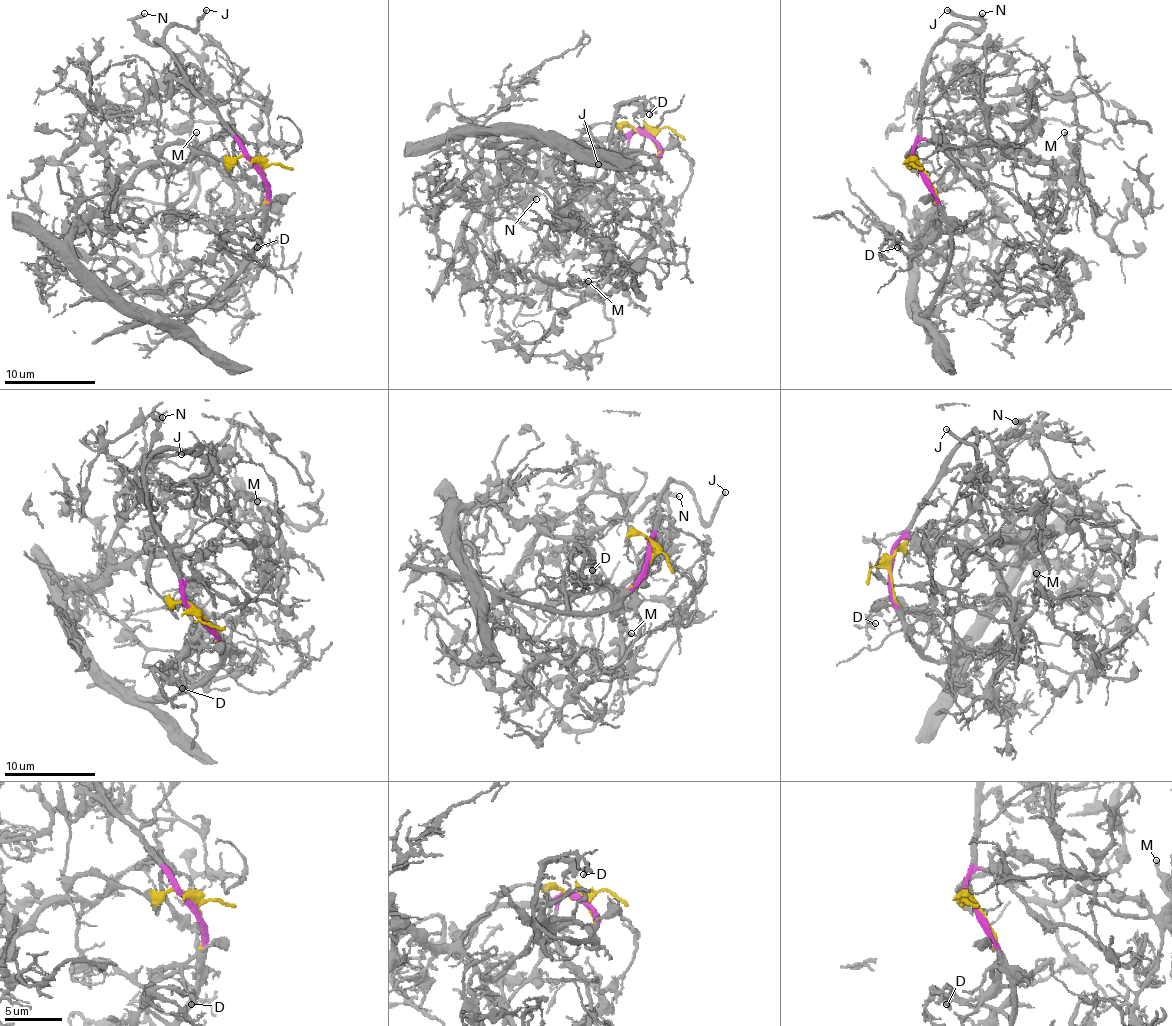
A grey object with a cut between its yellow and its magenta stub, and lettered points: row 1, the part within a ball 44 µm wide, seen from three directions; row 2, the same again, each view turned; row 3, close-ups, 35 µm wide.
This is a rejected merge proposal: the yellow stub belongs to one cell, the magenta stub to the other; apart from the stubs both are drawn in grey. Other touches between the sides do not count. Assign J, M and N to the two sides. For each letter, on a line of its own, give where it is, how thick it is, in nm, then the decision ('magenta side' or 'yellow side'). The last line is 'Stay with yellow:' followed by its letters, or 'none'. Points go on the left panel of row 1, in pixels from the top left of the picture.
J: at (206, 10); 280 nm thick; magenta side
M: at (196, 132); 190 nm thick; yellow side
N: at (144, 13); 340 nm thick; magenta side
Stay with yellow: M

